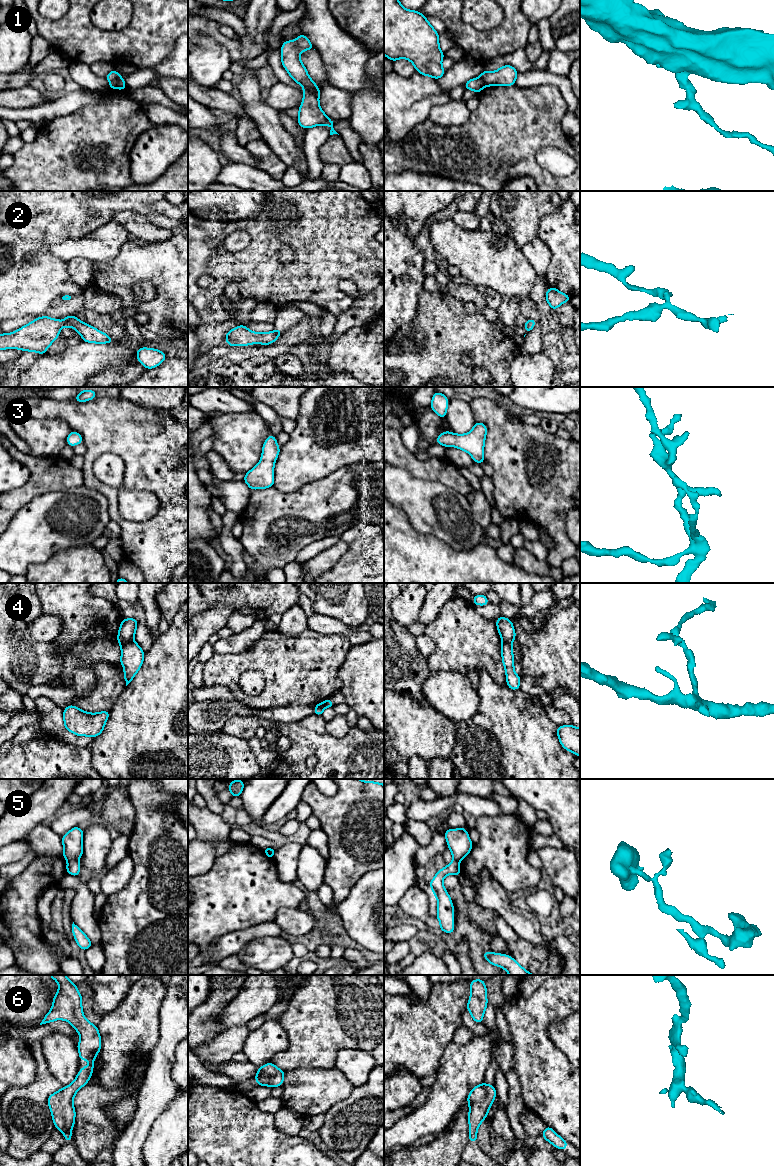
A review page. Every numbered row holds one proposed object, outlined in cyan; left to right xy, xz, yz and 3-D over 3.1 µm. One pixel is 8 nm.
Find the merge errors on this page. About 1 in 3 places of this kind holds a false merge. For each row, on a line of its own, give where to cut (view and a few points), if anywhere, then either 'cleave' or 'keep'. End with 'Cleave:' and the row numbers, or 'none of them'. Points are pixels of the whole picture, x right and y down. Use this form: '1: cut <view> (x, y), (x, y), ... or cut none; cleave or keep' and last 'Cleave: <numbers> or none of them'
1: cut xz (304, 87), (318, 96); cleave
2: cut none; keep
3: cut none; keep
4: cut xy (131, 640), (121, 647); cleave
5: cut xy (68, 859), (76, 860); cleave
6: cut none; keep
Cleave: 1, 4, 5

